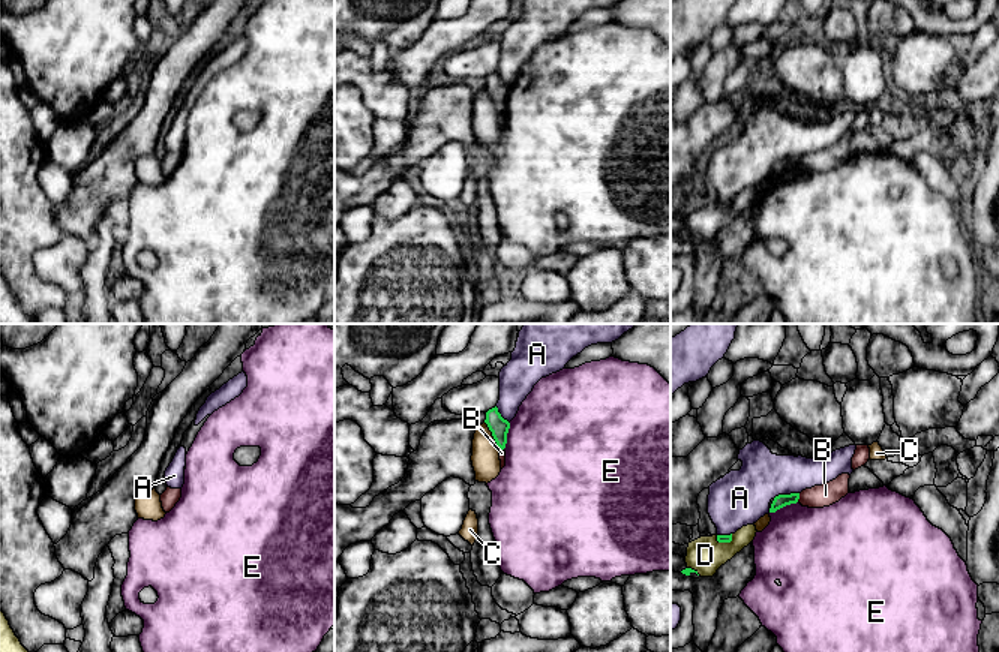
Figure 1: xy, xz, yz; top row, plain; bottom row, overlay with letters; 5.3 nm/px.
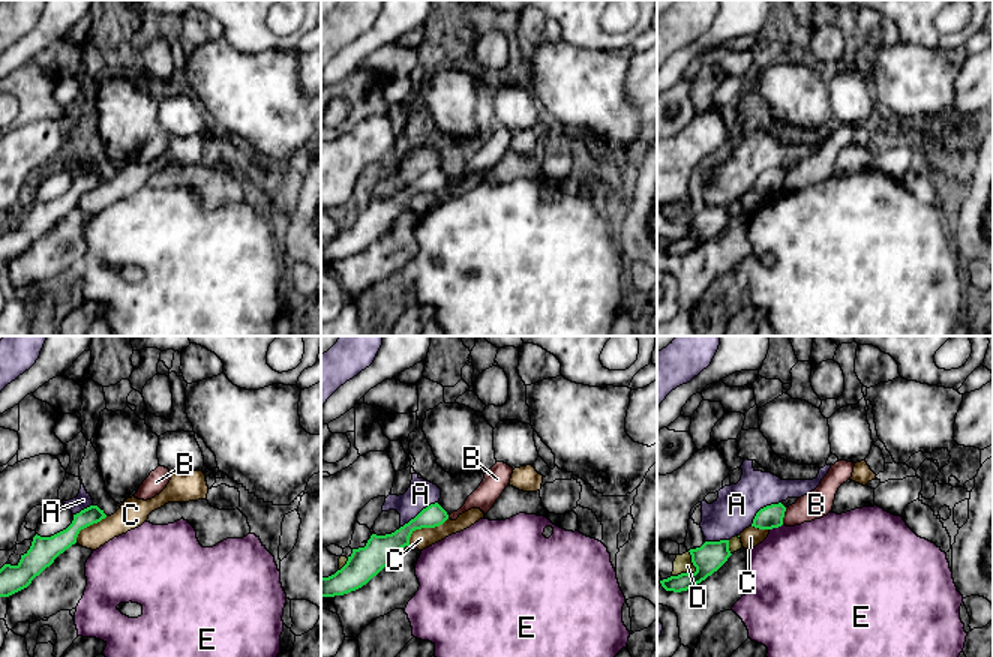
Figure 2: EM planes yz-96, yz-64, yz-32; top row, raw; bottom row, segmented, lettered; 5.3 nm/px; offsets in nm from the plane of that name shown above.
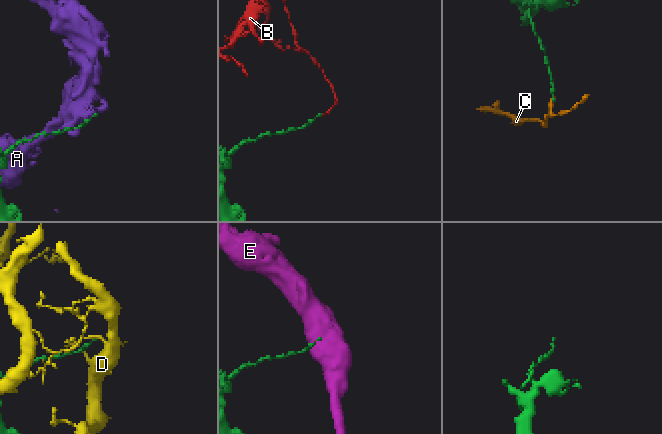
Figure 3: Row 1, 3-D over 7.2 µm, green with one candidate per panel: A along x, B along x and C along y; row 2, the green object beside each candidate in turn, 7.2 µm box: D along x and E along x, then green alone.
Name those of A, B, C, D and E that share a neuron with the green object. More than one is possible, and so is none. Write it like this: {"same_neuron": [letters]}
{"same_neuron": []}

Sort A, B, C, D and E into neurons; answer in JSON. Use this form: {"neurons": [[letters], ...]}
{"neurons": [["A"], ["B"], ["C"], ["D"], ["E"]]}

